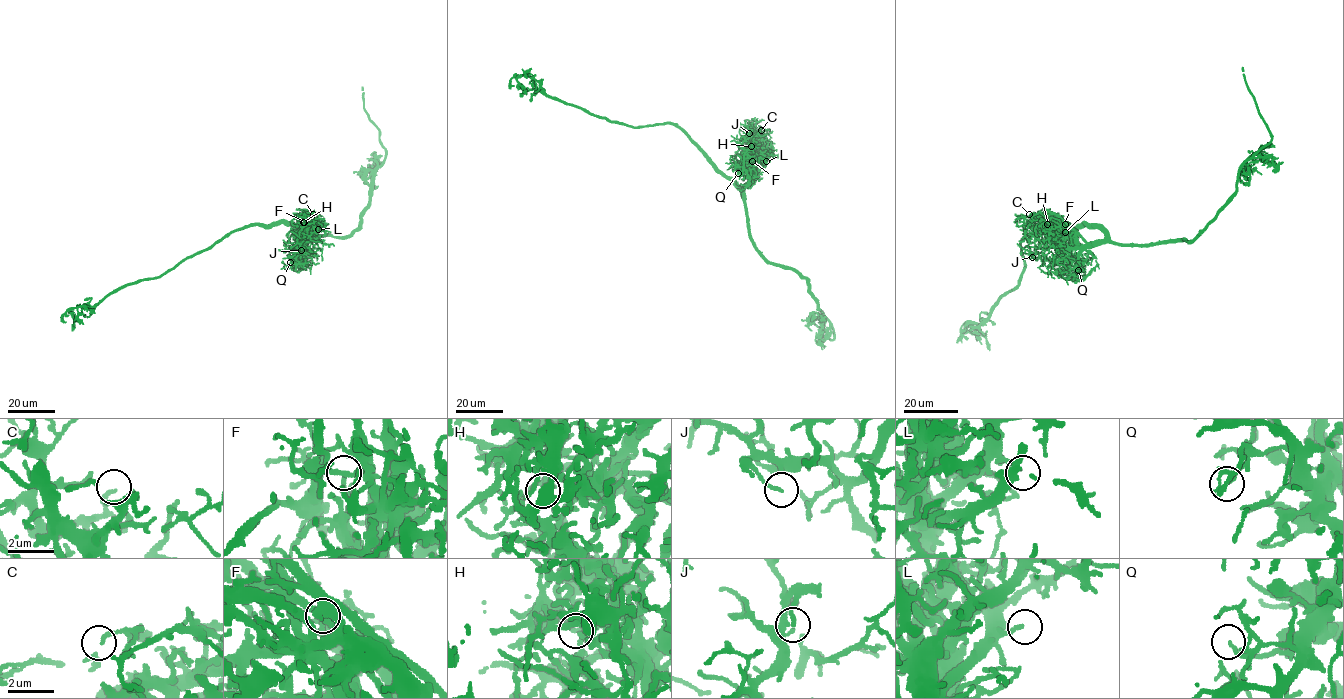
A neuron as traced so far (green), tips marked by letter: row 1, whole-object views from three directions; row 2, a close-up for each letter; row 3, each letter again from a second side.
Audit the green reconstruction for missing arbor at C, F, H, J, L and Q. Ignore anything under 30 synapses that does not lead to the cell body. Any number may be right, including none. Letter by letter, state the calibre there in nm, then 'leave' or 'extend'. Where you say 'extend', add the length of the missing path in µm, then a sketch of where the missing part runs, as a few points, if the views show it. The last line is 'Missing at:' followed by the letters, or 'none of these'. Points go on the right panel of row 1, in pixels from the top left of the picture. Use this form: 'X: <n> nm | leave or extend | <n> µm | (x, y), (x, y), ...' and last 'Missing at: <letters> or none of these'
C: 170 nm | leave
F: 190 nm | leave
H: 120 nm | leave
J: 150 nm | leave
L: 170 nm | extend | 10 µm | (1065, 232), (1060, 240), (1065, 244)
Q: 110 nm | leave
Missing at: L

